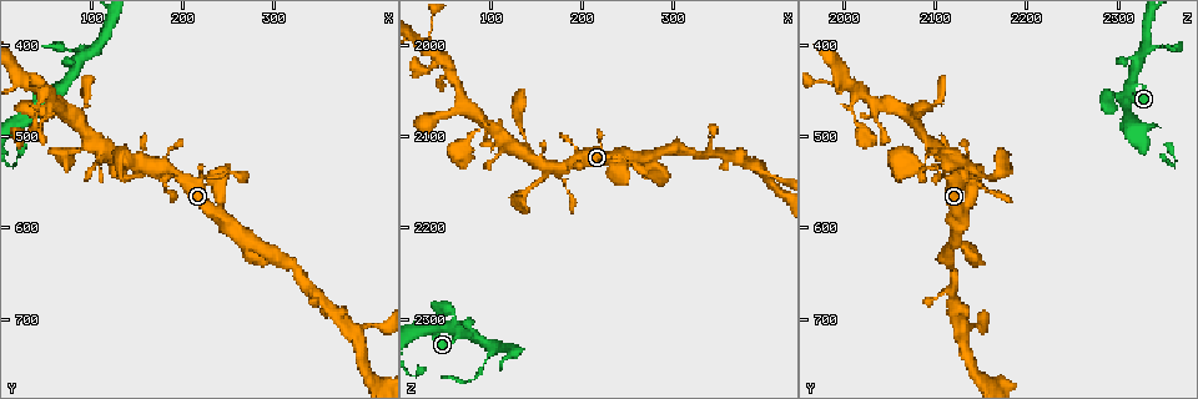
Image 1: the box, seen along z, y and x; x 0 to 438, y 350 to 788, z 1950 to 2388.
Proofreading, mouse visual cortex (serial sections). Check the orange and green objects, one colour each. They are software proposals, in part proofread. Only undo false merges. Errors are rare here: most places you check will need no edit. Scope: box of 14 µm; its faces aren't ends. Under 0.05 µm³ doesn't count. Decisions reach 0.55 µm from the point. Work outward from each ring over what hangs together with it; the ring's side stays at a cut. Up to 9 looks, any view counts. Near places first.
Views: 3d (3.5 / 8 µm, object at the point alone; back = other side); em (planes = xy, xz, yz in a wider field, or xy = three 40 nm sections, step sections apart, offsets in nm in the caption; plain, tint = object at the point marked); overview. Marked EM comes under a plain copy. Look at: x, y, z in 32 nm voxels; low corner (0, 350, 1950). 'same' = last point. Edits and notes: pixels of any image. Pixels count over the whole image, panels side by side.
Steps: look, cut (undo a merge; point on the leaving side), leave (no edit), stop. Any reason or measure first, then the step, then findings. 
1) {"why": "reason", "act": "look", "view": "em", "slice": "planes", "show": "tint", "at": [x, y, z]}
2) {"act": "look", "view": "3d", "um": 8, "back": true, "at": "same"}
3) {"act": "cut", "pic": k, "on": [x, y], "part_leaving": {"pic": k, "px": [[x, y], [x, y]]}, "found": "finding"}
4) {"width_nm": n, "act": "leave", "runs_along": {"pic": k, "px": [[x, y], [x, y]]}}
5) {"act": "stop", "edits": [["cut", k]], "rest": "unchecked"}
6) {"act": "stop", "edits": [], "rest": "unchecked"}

{"act": "look", "view": "3d", "um": 3.5, "at": [255, 540, 2130]}

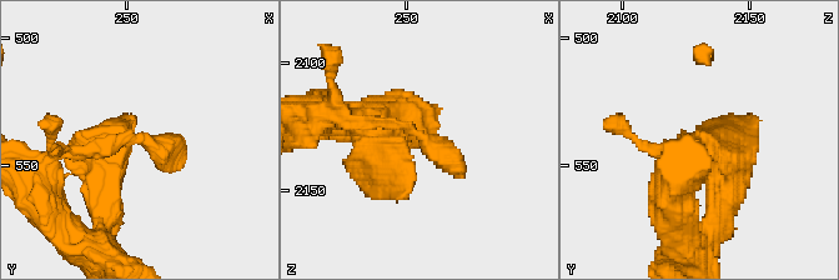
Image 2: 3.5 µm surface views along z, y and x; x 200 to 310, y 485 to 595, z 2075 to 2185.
{"act": "look", "view": "em", "slice": "xy", "step": 2, "show": "tint", "at": [251, 539, 2128]}

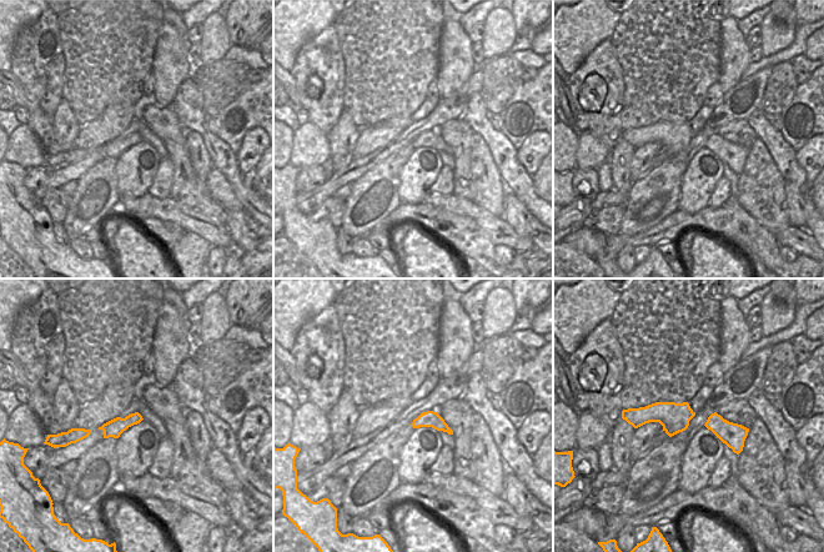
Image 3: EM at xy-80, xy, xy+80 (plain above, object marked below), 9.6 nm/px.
{"act": "leave", "runs_along": {"pic": 2, "px": [[103, 189], [115, 135], [169, 150], [180, 170]]}, "found": "continuous, no second cell"}

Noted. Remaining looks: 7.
{"why": "three arms meet", "act": "look", "view": "em", "slice": "xy", "step": 3, "show": "tint", "at": [175, 535, 2135]}

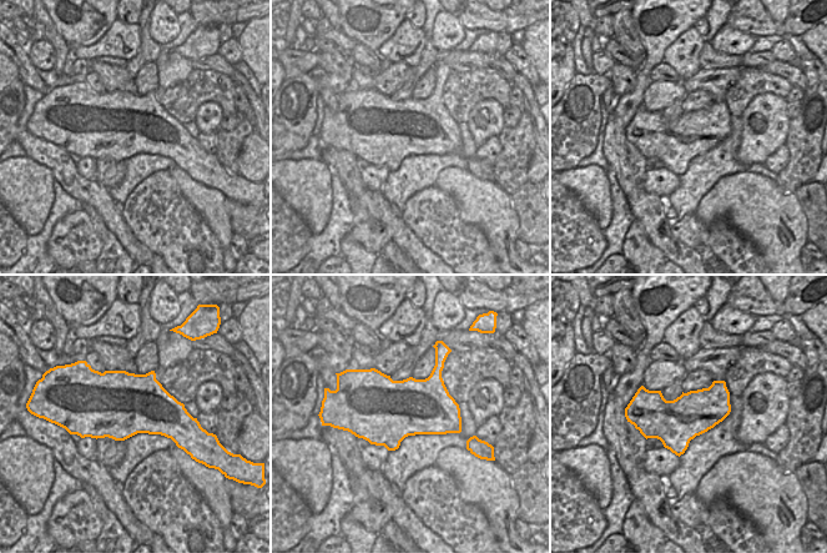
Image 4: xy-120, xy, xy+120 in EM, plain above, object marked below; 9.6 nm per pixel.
{"why": "wider look", "act": "look", "view": "3d", "um": 3.5, "at": "same"}

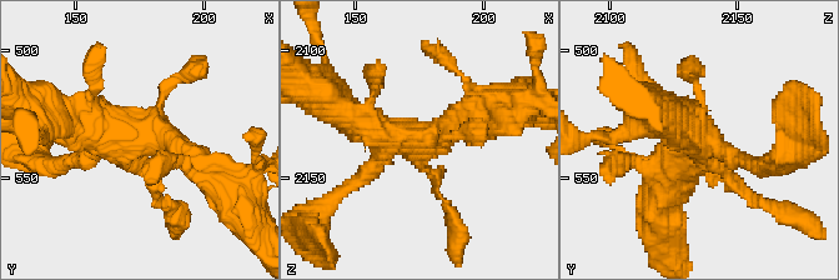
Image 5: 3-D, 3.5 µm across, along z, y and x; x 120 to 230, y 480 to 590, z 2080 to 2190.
{"width_nm": 600, "act": "leave", "runs_along": {"pic": 5, "px": [[204, 171], [157, 136], [63, 121]]}, "found": "one cell here"}

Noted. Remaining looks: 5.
{"why": "sharp bend", "act": "look", "view": "3d", "um": 3.5, "at": [35, 495, 2025]}

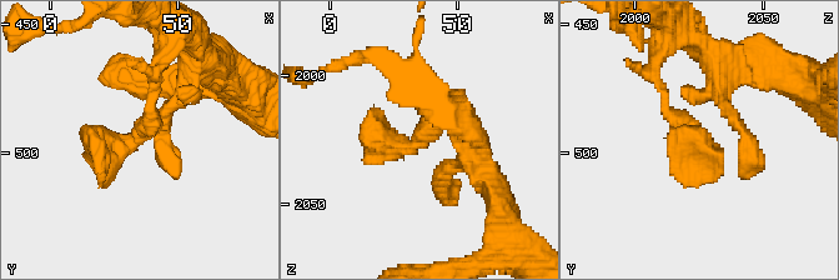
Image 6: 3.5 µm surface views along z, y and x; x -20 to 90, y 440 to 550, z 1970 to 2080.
{"act": "look", "view": "em", "slice": "planes", "show": "tint", "at": [38, 490, 2023]}

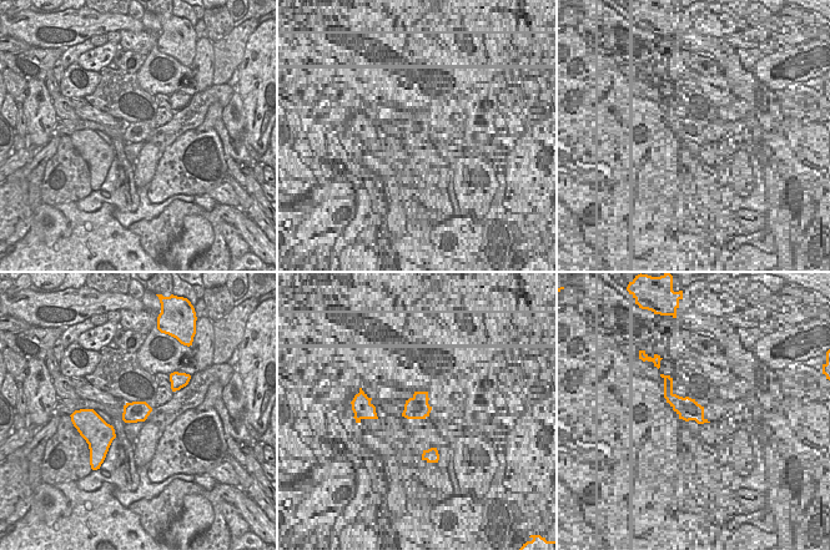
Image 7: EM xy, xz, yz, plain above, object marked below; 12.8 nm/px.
{"act": "leave", "runs_along": {"pic": 6, "px": [[155, 63], [151, 120], [125, 146], [90, 135]]}, "found": "all the same cell"}

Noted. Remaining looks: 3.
{"why": "sharp bend", "act": "look", "view": "3d", "um": 3.5, "at": [135, 530, 2080]}

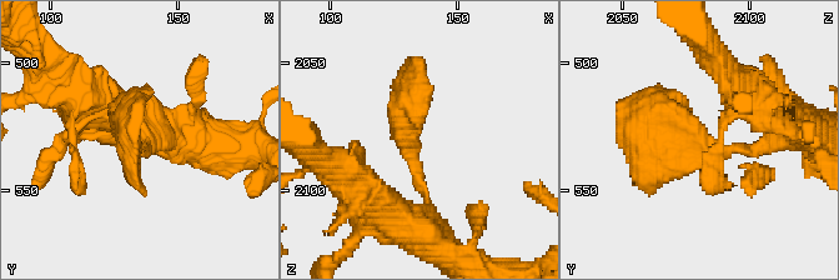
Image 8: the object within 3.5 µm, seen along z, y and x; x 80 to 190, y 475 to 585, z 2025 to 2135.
{"why": "need the tissue", "act": "look", "view": "em", "slice": "xy", "step": 1, "show": "tint", "at": [131, 532, 2082]}

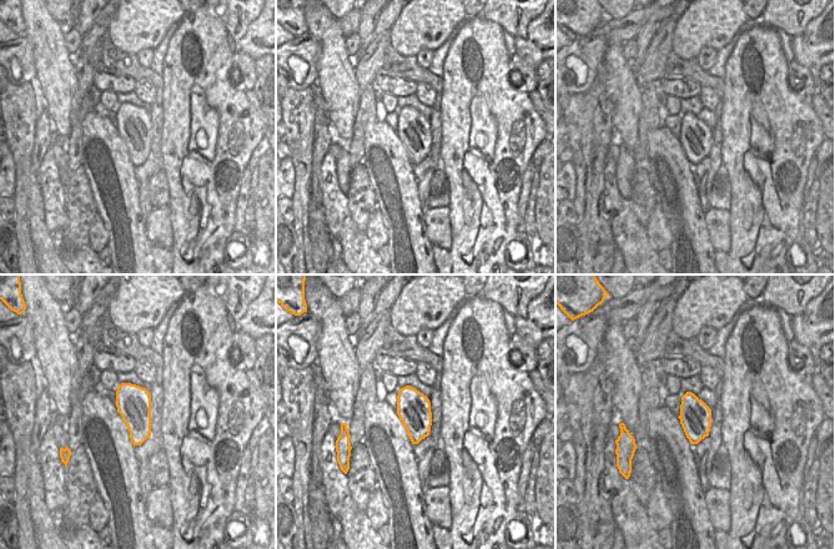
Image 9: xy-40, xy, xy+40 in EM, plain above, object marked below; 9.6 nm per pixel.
{"act": "leave", "runs_along": {"pic": 8, "px": [[428, 215], [406, 138], [406, 74]]}, "found": "one cell here"}

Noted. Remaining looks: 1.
{"act": "stop", "edits": [], "rest": "unchecked"}

